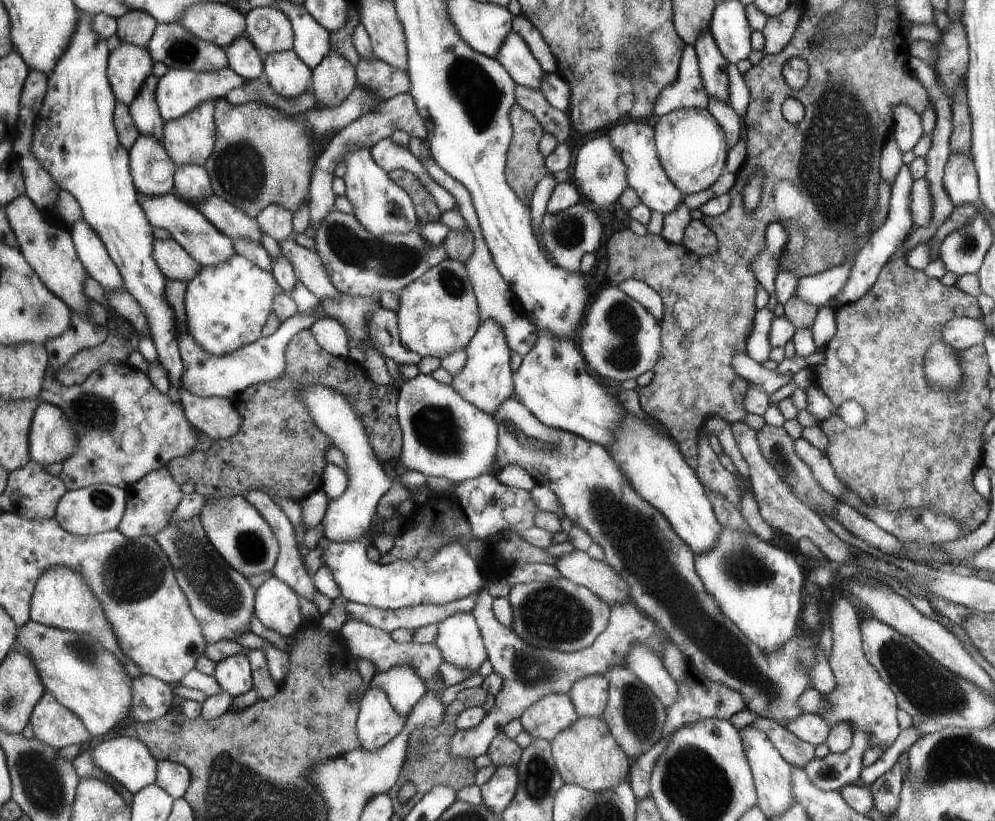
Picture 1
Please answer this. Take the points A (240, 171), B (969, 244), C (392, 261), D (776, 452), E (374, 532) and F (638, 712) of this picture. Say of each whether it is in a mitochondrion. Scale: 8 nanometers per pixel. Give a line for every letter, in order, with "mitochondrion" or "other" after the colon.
A: mitochondrion
B: mitochondrion
C: mitochondrion
D: mitochondrion
E: other
F: mitochondrion

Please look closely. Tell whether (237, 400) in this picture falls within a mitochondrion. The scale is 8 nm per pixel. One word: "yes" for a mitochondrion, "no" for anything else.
no

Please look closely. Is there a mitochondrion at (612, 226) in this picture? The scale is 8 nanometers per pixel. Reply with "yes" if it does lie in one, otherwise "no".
no

